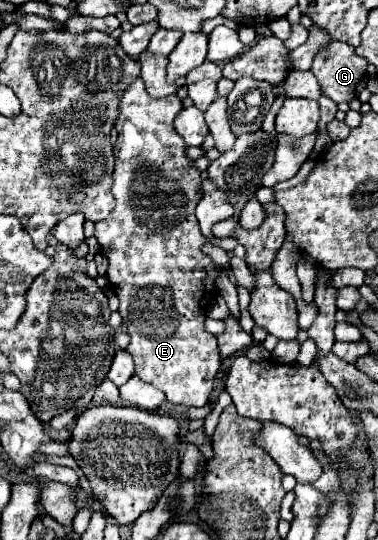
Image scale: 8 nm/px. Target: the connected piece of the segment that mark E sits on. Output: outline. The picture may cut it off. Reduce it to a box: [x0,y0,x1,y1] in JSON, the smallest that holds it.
[95,78,221,406]

